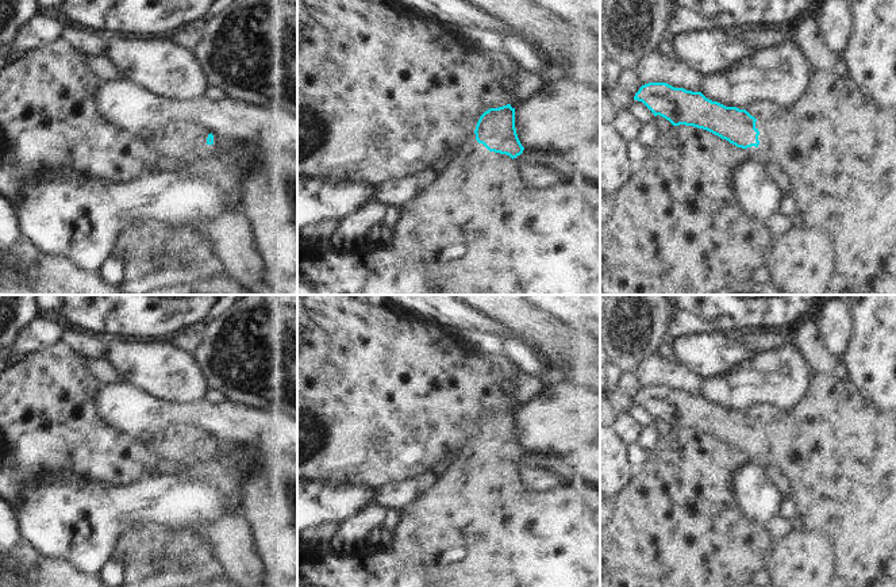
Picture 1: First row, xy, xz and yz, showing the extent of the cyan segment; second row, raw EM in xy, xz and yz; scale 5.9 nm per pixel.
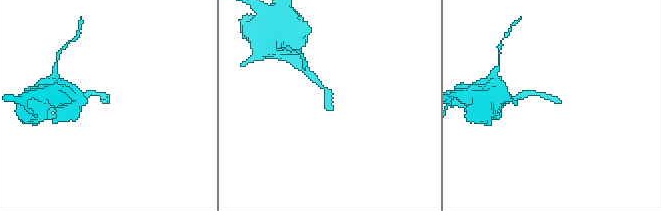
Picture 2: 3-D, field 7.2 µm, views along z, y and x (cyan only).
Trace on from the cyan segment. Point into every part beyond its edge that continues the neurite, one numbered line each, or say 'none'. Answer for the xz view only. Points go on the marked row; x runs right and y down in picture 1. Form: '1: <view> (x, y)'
1: xz (485, 237)

